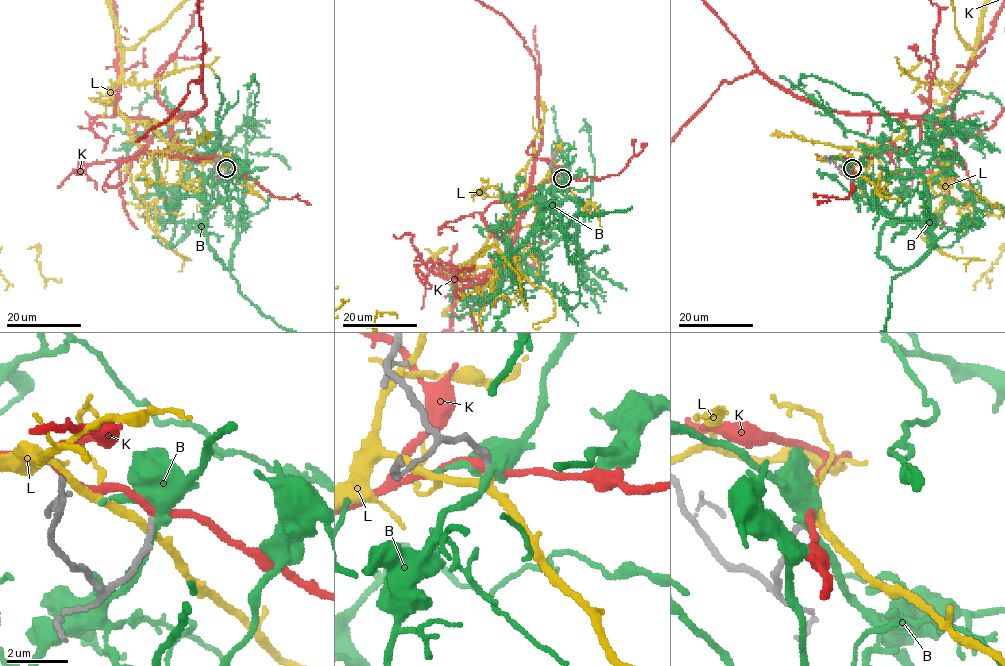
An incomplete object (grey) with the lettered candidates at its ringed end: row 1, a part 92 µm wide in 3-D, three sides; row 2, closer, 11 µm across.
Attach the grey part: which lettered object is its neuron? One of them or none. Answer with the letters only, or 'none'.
none

